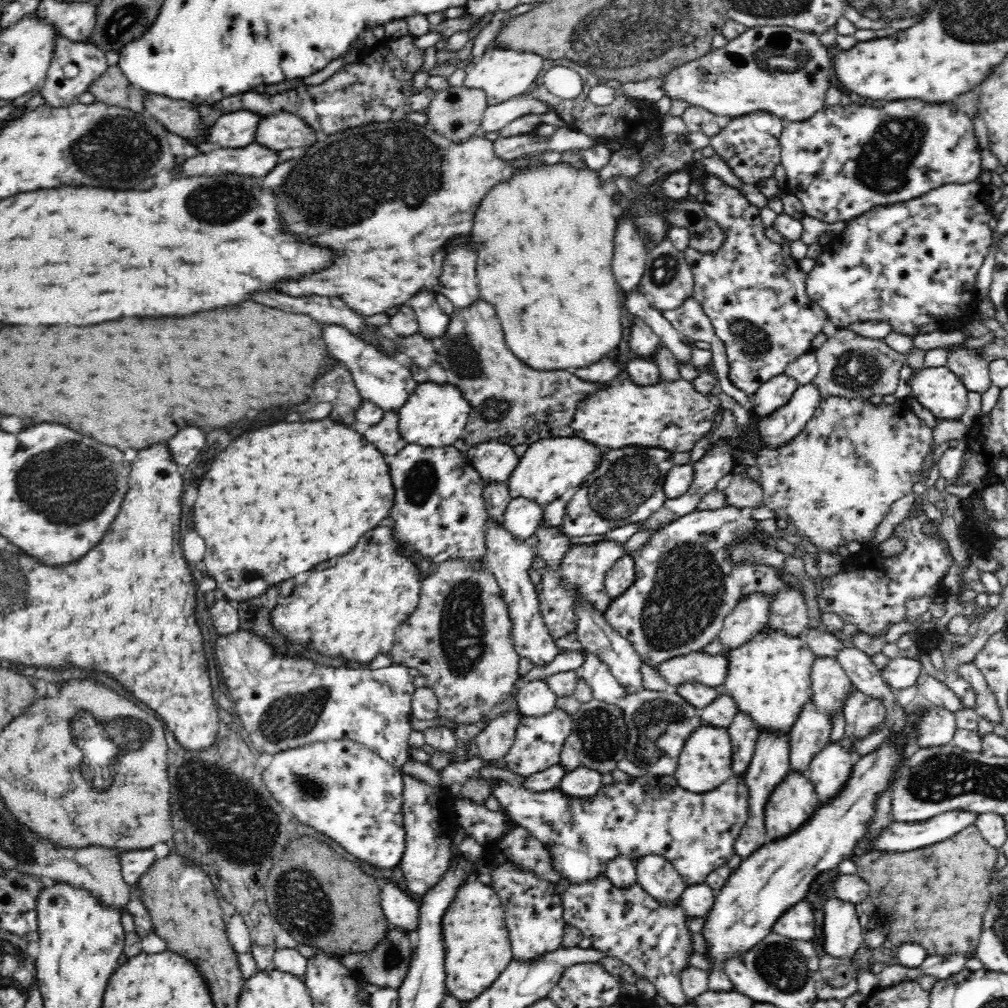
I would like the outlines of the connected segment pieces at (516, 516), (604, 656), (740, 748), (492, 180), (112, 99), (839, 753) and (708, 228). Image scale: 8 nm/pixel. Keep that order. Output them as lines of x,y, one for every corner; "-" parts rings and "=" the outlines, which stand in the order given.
518,497
508,503
502,525
514,535
514,538
532,541
540,523
544,523
544,506
=
582,603
577,606
575,611
578,619
578,640
582,643
584,650
594,654
603,664
608,666
610,673
625,689
626,694
642,692
644,690
641,673
643,660
640,659
640,656
636,653
636,649
632,646
632,643
630,643
628,639
622,637
618,631
612,629
612,627
606,623
604,614
594,609
592,605
=
742,712
736,714
736,718
727,730
731,737
733,754
732,774
736,775
736,778
742,777
750,766
761,732
754,722
=
404,119
399,121
384,121
372,123
345,131
337,132
324,136
320,141
314,143
307,151
297,154
293,159
277,164
270,173
264,177
264,188
274,188
274,192
278,194
278,210
282,212
282,220
286,230
294,232
296,236
300,236
302,240
308,240
312,244
318,246
326,246
338,252
338,260
334,266
312,274
308,278
300,278
298,282
280,282
278,290
290,294
290,296
310,296
310,294
318,294
318,296
340,296
352,310
356,310
362,316
372,316
372,314
380,314
390,310
392,306
398,306
404,302
408,302
408,298
412,298
414,294
432,290
432,293
439,292
439,278
442,274
443,262
447,253
447,248
452,240
456,240
456,236
460,238
462,234
470,236
472,232
472,220
476,214
478,204
484,200
484,197
494,190
498,184
502,184
504,180
512,179
516,174
520,174
524,167
513,165
510,160
502,160
495,153
494,141
486,137
486,132
481,130
474,134
472,138
468,138
466,142
452,142
447,136
438,134
432,126
420,125
412,120
=
118,63
108,66
106,72
89,86
89,91
96,101
129,108
134,112
146,112
144,99
148,93
132,85
=
838,742
829,743
814,755
807,777
818,794
820,807
834,802
834,798
846,788
854,765
855,757
=
694,199
677,201
676,210
668,212
673,227
684,227
690,233
689,248
699,254
716,254
722,250
728,234
715,221
709,220
701,204

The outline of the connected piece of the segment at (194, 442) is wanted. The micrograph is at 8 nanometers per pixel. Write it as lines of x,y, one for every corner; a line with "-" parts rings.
184,428
180,430
174,438
168,440
168,446
170,446
170,454
172,461
176,462
178,466
188,466
196,454
204,448
204,434
200,428

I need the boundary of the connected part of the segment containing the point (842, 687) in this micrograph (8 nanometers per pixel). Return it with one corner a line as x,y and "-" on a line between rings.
816,658
812,666
811,682
813,687
813,704
826,711
832,720
842,713
853,685
837,658

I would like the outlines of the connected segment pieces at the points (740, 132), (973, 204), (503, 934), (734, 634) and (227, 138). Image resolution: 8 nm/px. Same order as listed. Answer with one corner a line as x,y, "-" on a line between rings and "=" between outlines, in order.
764,111
733,117
718,134
711,136
710,146
720,155
734,174
744,183
756,185
760,180
774,177
774,168
781,164
780,134
783,118
=
982,182
940,186
908,202
878,206
847,227
822,248
812,270
804,280
806,294
820,306
838,329
868,320
886,322
892,331
910,335
930,334
955,328
955,318
979,303
976,277
992,246
992,227
996,215
988,204
988,190
=
473,878
458,889
442,920
446,954
444,994
464,1003
482,994
512,960
504,906
490,885
=
752,593
725,618
724,626
718,634
722,655
727,655
730,649
746,644
764,629
770,602
768,595
=
251,110
223,113
209,128
207,140
224,148
244,148
255,142
262,116

